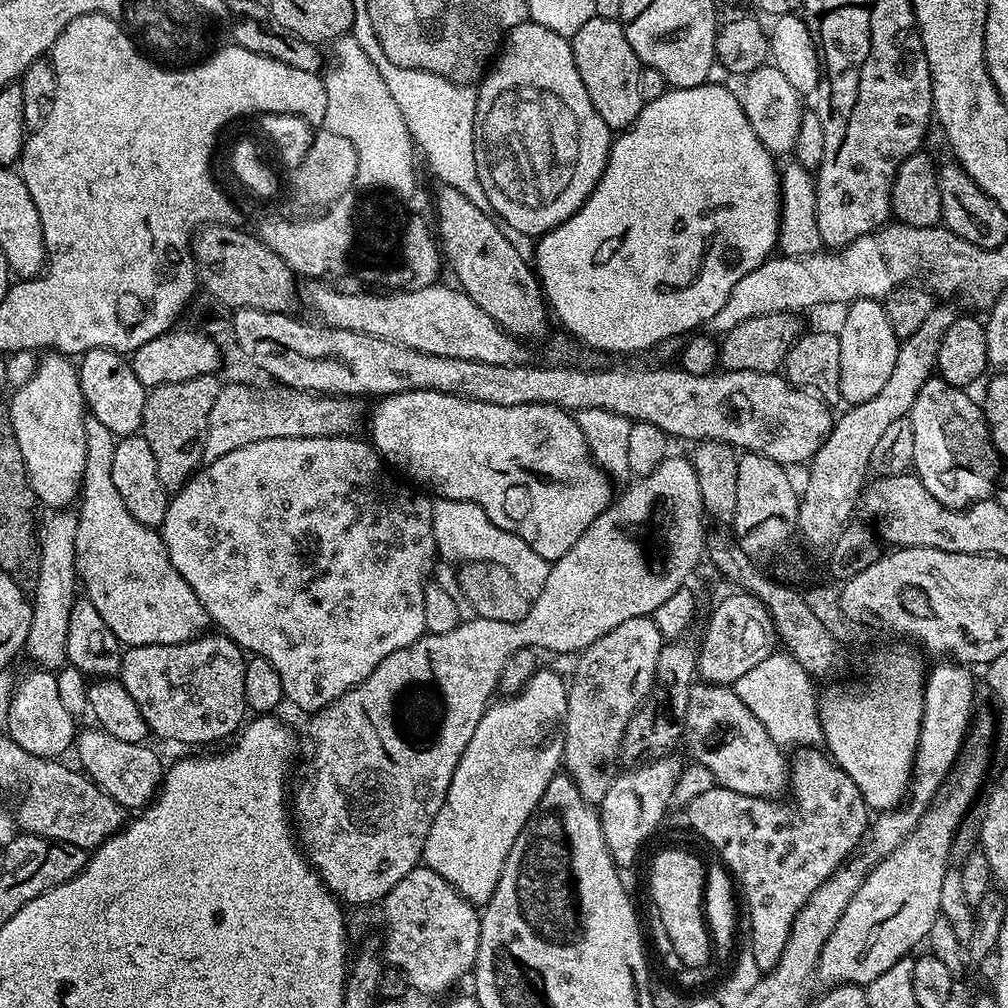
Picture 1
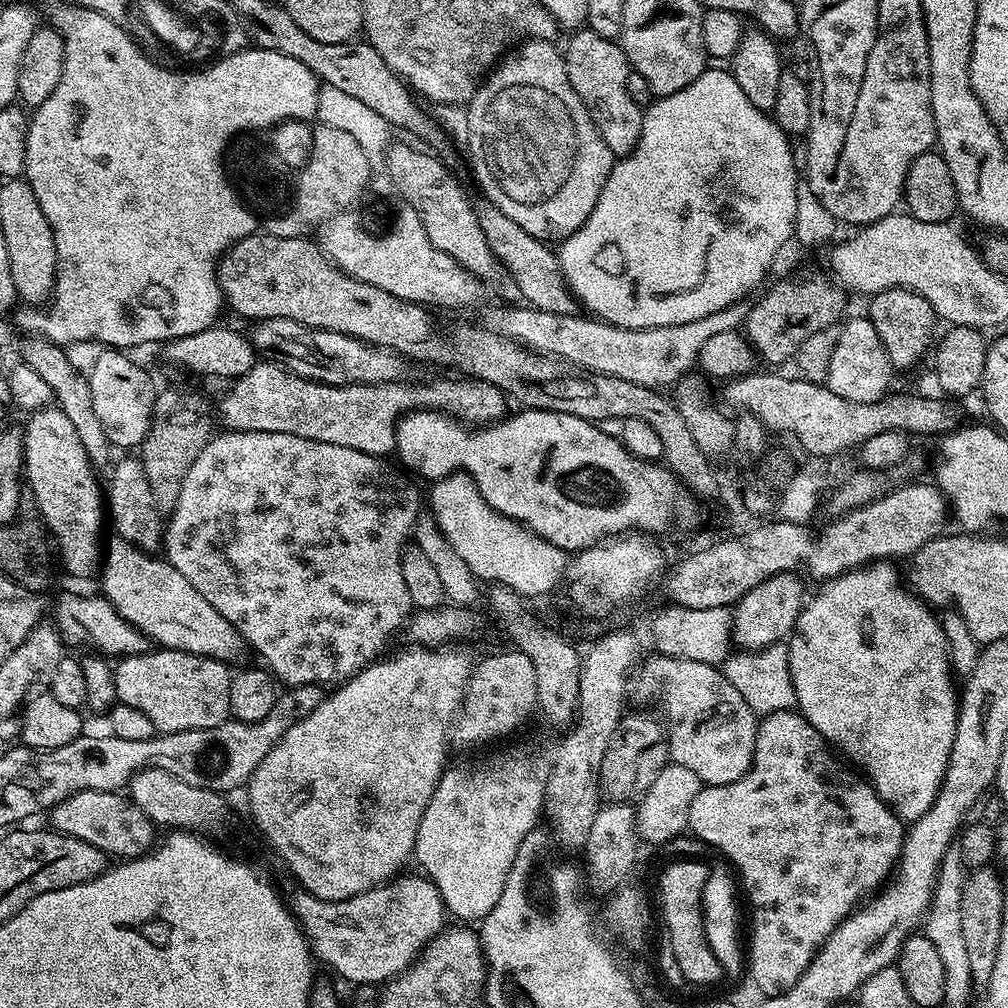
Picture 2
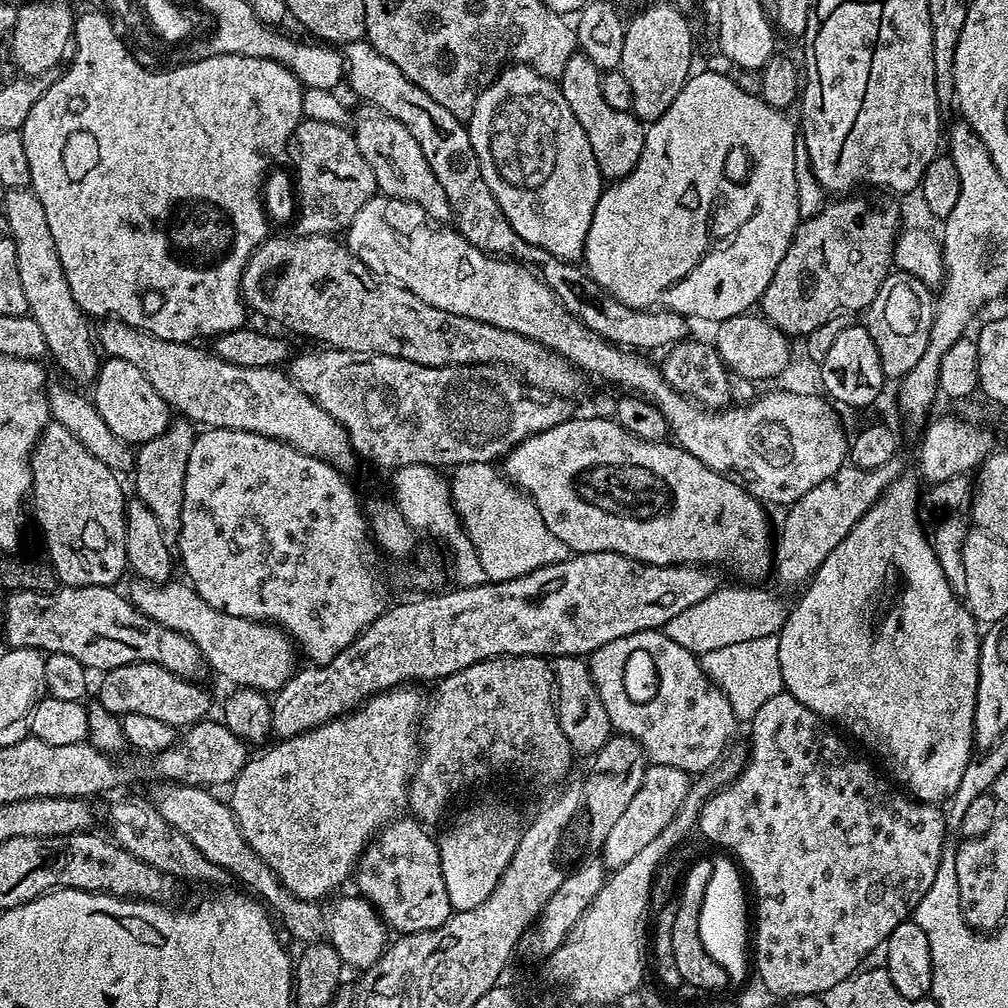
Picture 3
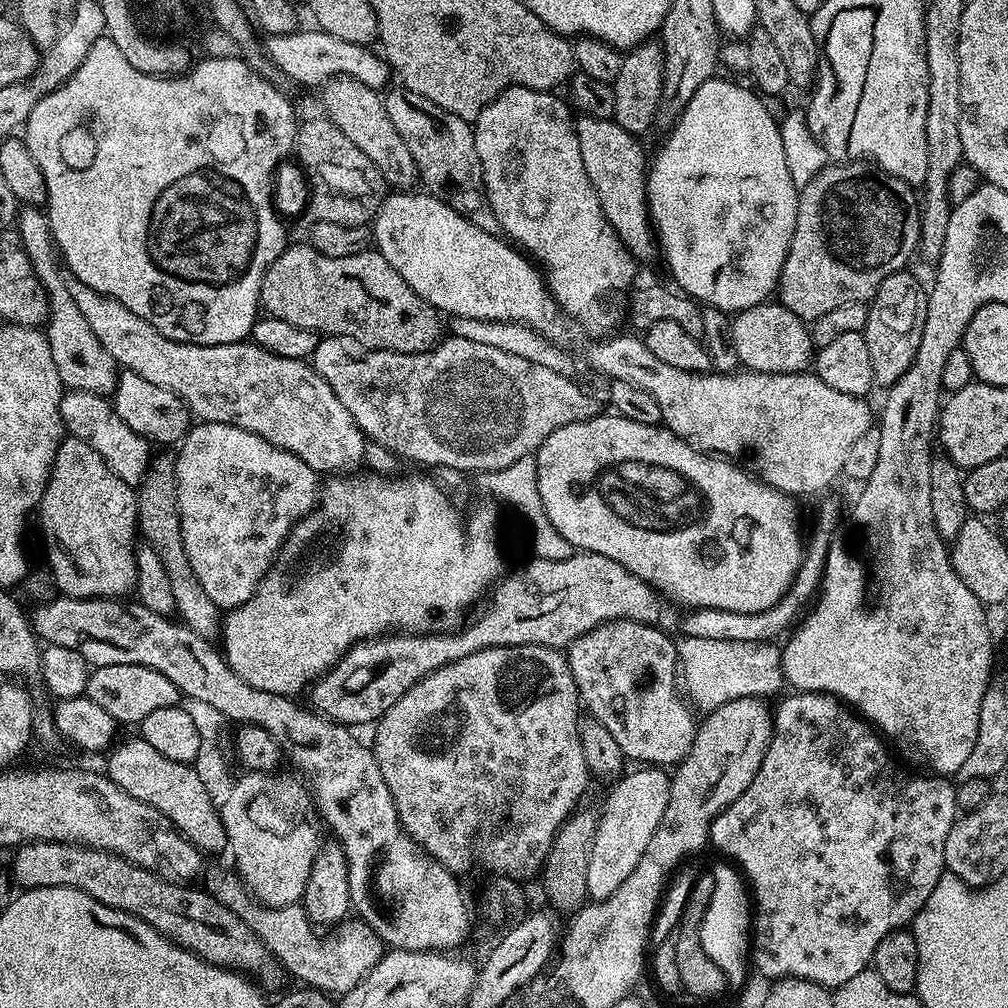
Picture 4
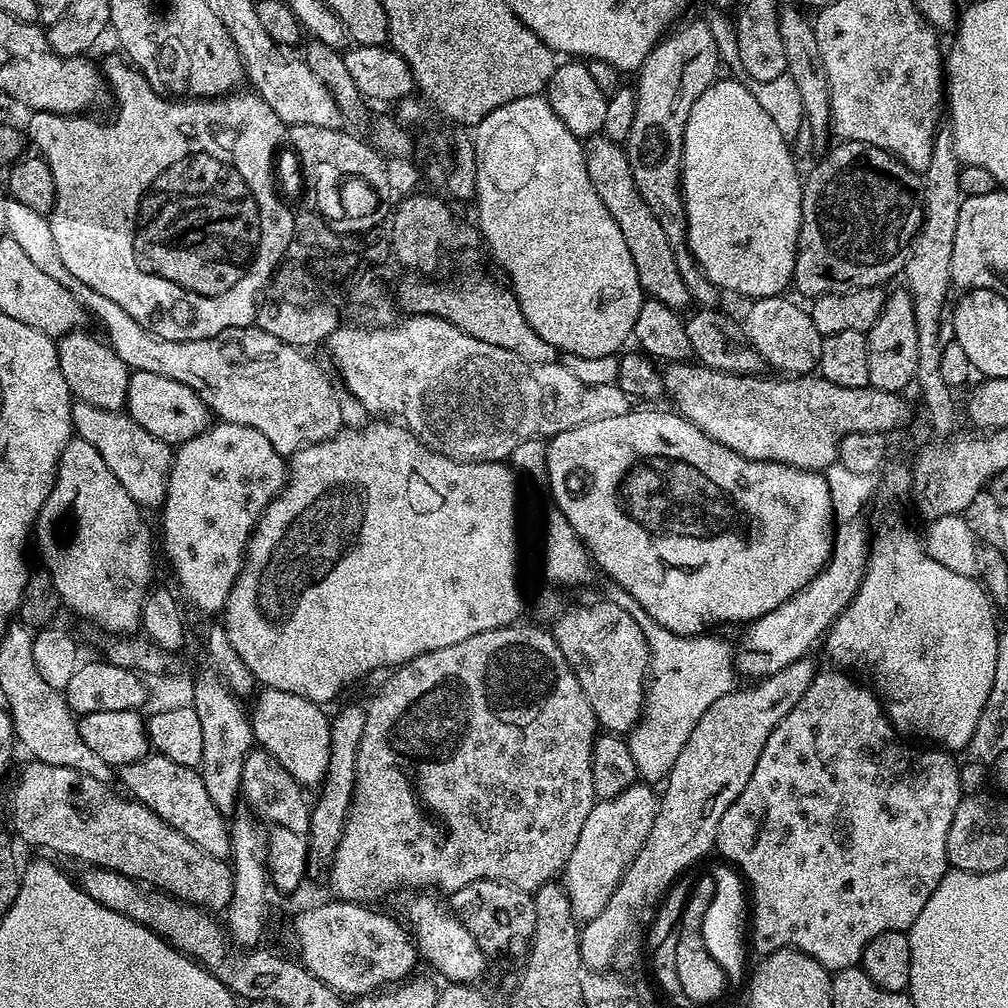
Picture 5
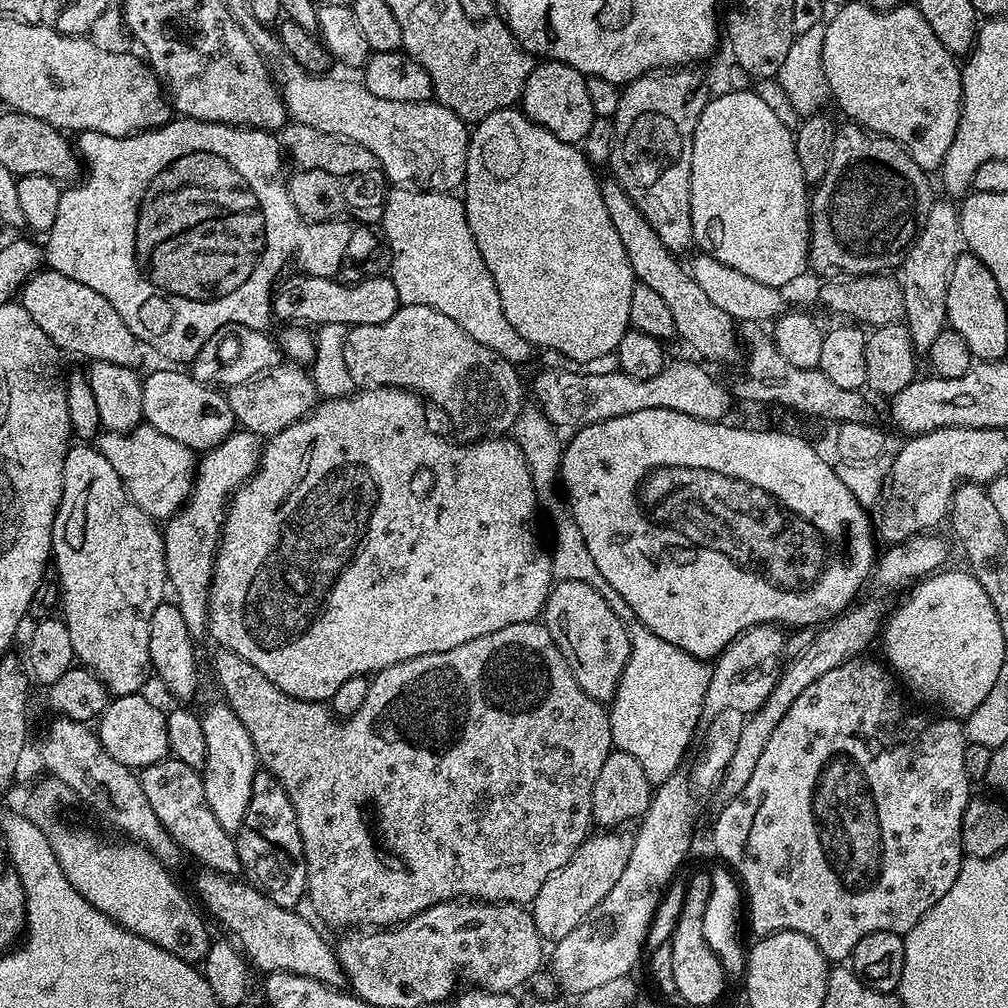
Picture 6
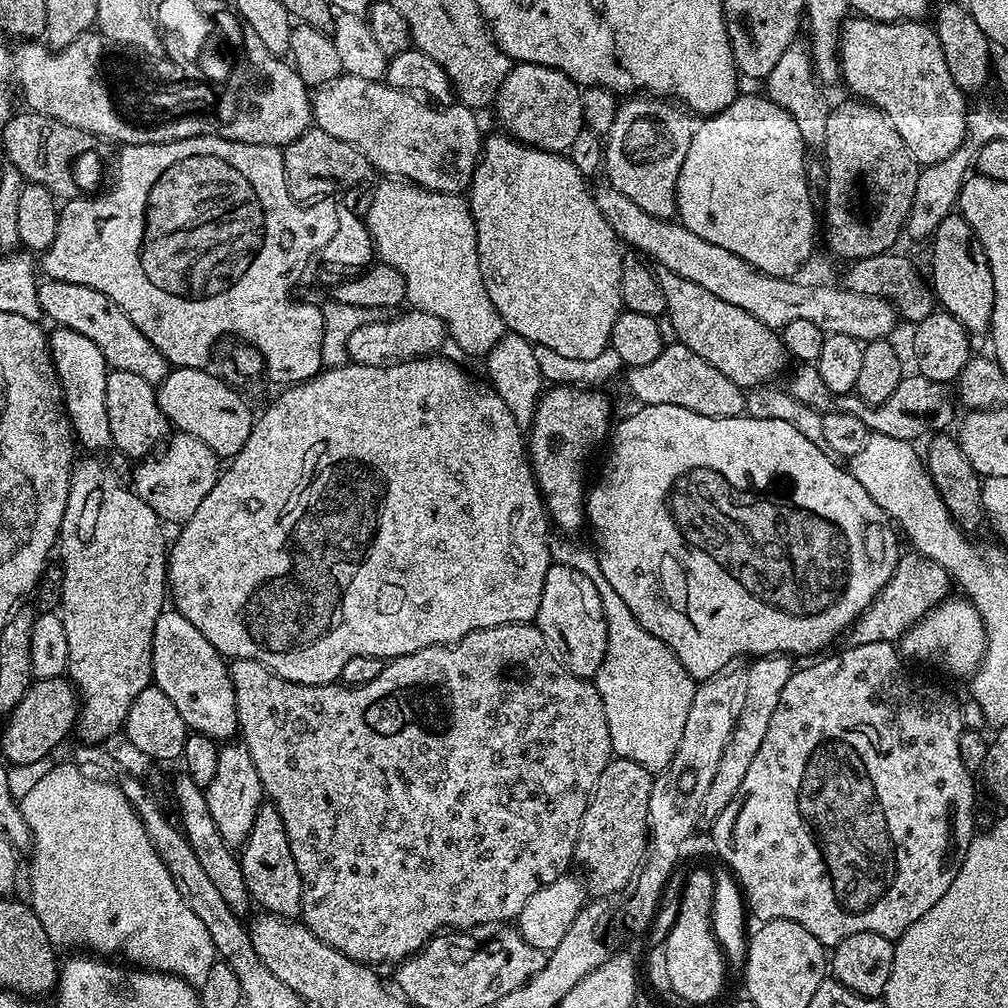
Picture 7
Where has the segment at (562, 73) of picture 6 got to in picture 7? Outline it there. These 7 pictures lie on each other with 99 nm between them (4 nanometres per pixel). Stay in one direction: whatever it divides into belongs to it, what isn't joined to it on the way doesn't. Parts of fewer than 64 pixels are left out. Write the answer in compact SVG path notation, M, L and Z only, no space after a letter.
M513 63L511 70L506 74L501 88L494 101L496 116L507 135L528 144L531 148L541 148L547 152L567 153L572 143L585 129L584 115L582 114L581 85L575 84L566 74L554 70L550 66L541 64Z

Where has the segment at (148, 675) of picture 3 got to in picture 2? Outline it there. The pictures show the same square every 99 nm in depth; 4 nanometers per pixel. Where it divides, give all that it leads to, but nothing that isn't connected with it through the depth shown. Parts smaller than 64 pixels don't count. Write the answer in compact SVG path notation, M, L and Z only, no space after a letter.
M165 647L156 651L160 652L149 650L115 661L112 673L119 703L142 710L160 734L217 728L229 719L230 682L234 672L225 661Z

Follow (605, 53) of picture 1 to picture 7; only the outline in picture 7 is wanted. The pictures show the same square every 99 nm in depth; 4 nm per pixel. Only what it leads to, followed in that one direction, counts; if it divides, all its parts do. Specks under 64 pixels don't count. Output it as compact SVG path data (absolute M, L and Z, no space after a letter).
M661 267L655 269L655 274L666 298L666 320L672 323L672 332L676 335L673 337L690 350L694 350L698 358L706 358L706 362L710 362L714 370L726 374L726 378L730 378L730 382L734 382L739 388L751 390L767 385L775 381L772 379L783 370L784 363L789 363L790 357L784 350L784 341L777 329L758 322L754 314L746 314L746 310L738 306L730 306L730 302L722 302L722 298L710 294L710 290L698 286L698 282L690 282L690 278L678 278L678 274Z

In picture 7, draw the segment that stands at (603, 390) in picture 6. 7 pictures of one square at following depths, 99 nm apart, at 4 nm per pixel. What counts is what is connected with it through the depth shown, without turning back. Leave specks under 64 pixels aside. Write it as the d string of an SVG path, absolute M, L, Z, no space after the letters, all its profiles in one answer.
M679 342L669 343L654 358L654 362L646 362L646 366L628 368L628 392L641 405L665 404L666 406L682 406L686 410L694 410L694 414L706 414L714 418L730 418L742 416L746 412L746 392L739 388L726 374L714 370L706 358L698 358L694 350Z

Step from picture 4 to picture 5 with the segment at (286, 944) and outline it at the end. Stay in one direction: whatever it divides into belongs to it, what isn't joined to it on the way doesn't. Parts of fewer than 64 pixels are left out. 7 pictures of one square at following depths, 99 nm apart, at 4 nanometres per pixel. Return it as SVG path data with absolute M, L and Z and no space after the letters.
M335 898L329 901L298 913L292 924L296 948L300 951L299 963L309 968L326 987L333 988L341 997L359 998L395 986L417 971L416 945L403 923L400 925L375 912L372 906Z

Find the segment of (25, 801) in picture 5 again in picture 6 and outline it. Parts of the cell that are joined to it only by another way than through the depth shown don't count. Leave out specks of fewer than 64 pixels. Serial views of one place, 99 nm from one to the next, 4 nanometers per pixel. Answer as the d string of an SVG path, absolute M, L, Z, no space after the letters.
M200 870L196 876L196 892L200 895L199 903L204 903L233 932L231 935L238 941L244 956L253 965L264 968L265 973L302 974L333 986L345 983L344 969L340 967L335 947L327 944L323 934L315 928L317 925L299 916L299 911L278 906L243 879L223 876L220 872Z

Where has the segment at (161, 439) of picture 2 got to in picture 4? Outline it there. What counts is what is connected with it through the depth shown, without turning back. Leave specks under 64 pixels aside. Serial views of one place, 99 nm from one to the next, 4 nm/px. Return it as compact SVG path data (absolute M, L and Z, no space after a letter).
M160 450L151 457L144 479L136 488L136 522L143 543L152 548L154 554L162 558L162 566L166 566L166 575L170 578L176 603L175 615L190 630L194 630L194 634L204 640L215 641L222 628L222 612L214 602L210 602L210 594L202 590L202 582L198 582L198 574L194 574L194 566L190 566L190 558L186 558L178 514L176 458L171 451Z

